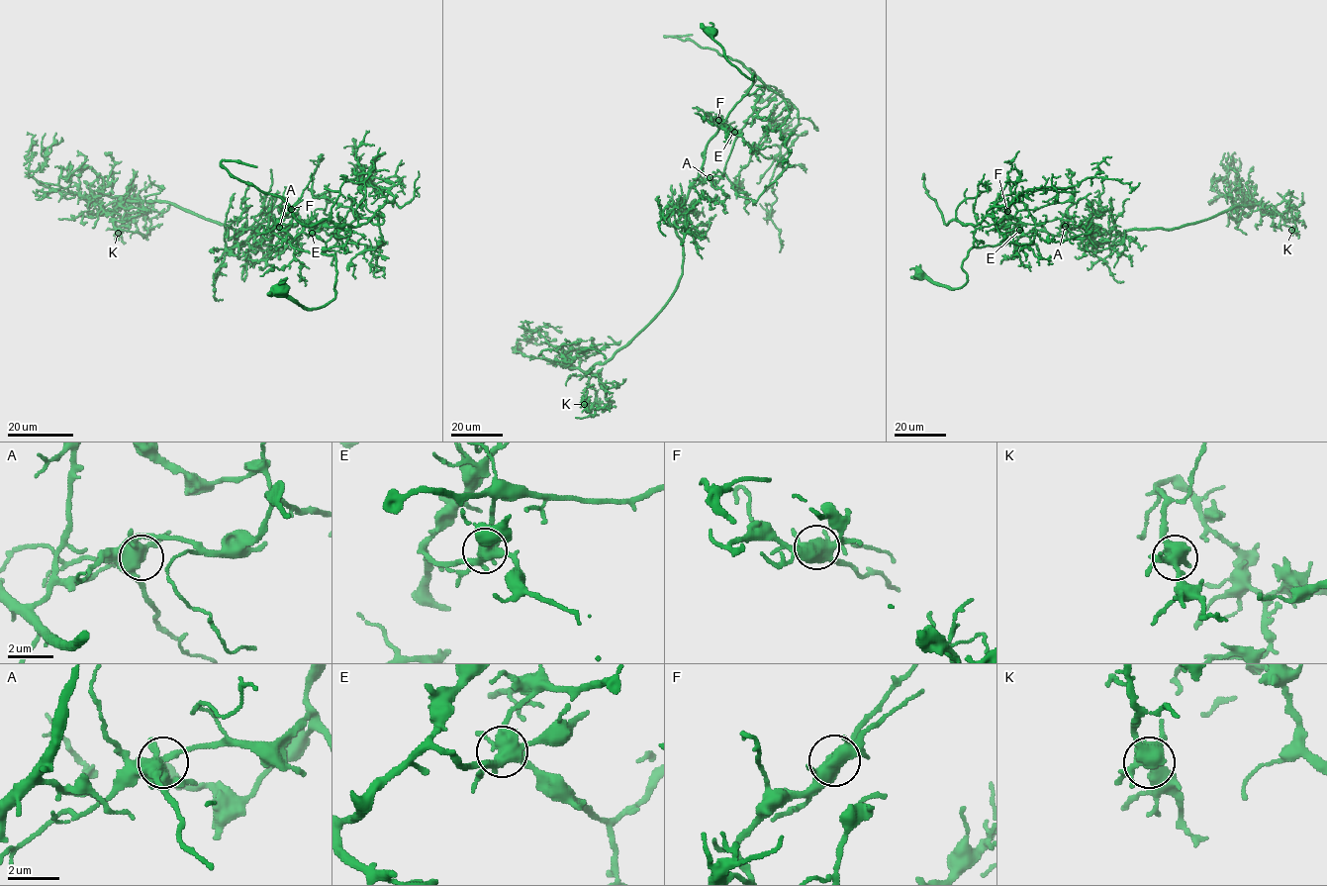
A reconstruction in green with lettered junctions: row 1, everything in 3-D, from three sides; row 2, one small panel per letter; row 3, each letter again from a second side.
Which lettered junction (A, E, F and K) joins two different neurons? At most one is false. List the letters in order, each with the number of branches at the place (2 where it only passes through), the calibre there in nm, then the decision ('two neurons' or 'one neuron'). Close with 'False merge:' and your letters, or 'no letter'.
A: branches 5; calibre 480 nm; one neuron
E: branches 5; calibre 550 nm; two neurons
F: branches 5; calibre 480 nm; one neuron
K: branches 5; calibre 480 nm; one neuron
False merge: E

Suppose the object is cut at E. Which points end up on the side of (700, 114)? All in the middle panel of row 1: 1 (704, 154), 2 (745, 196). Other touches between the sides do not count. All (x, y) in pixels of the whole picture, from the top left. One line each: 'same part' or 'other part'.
1: same part
2: other part

